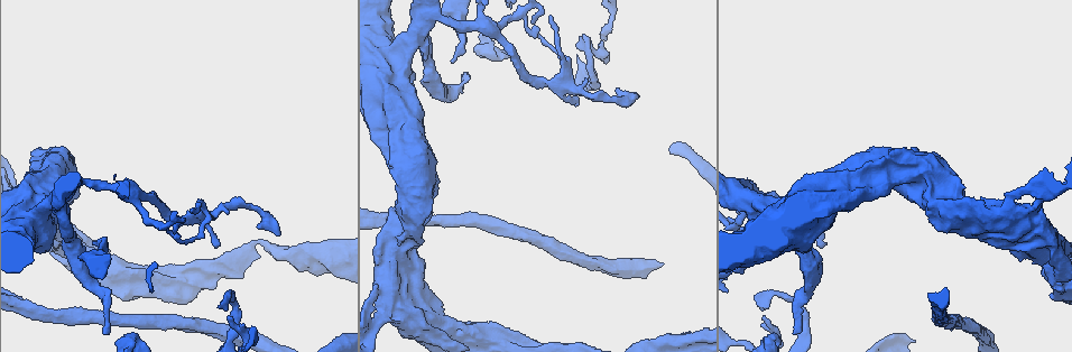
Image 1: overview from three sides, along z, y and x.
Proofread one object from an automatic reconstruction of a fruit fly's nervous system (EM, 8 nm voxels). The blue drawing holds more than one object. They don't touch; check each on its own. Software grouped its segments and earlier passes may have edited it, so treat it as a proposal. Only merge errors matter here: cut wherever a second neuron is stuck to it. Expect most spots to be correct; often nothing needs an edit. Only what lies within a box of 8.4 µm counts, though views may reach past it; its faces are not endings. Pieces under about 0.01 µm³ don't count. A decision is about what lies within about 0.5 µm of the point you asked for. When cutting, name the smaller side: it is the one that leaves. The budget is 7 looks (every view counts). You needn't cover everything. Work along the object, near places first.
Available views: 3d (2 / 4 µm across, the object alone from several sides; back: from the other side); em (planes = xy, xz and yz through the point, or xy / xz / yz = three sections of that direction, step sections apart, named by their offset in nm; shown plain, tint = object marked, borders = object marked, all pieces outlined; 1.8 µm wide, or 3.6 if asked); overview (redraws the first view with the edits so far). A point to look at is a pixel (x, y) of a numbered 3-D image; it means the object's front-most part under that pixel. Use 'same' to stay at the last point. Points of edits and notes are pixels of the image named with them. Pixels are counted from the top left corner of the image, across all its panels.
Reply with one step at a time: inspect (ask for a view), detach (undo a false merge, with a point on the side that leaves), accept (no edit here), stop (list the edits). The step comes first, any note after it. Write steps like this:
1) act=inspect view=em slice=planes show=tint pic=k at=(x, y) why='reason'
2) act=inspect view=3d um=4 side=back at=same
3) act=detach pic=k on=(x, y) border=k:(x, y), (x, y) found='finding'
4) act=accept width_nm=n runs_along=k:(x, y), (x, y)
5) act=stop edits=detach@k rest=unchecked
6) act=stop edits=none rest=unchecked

act=inspect view=em slice=planes show=tint pic=1 at=(773, 295) why='sharp bend'

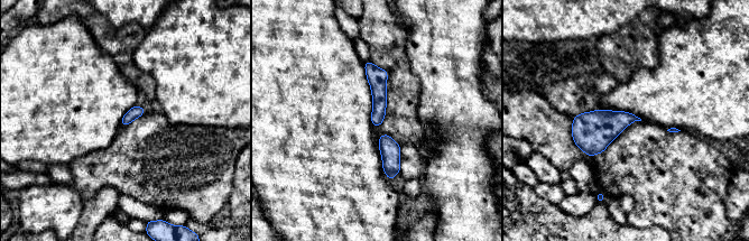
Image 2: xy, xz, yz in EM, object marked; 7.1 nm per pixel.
act=accept runs_along=2:(367, 65), (378, 84), (376, 123) found='one neuron here'

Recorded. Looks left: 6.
act=inspect view=em slice=planes show=plain pic=1 at=(741, 190) why='sharp bend'

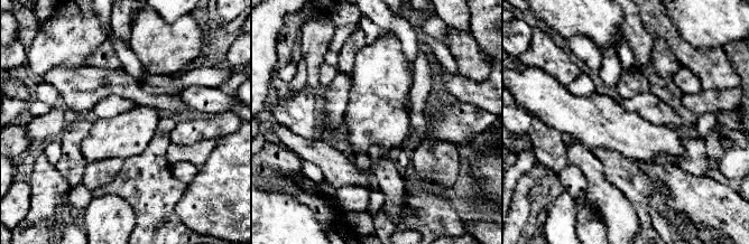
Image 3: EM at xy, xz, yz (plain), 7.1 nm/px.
act=inspect view=em slice=planes show=tint at=same why='where the object lies'

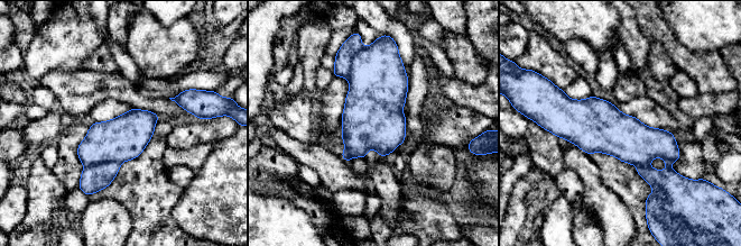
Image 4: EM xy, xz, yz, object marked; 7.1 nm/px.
act=detach pic=4 on=(93, 179) width_nm=320 border=4:(119, 162), (102, 162), (85, 166) found='a second neuron is stuck on'

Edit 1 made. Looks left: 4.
act=inspect view=3d um=4 pic=1 at=(927, 171) why='abrupt turn'

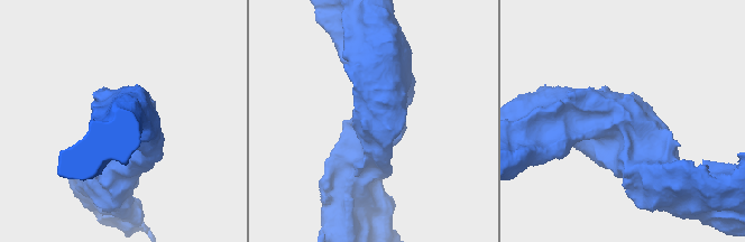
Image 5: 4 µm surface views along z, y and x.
act=inspect view=em um=3.6 slice=planes show=tint pic=5 at=(376, 121) why='shape alone is not enough'

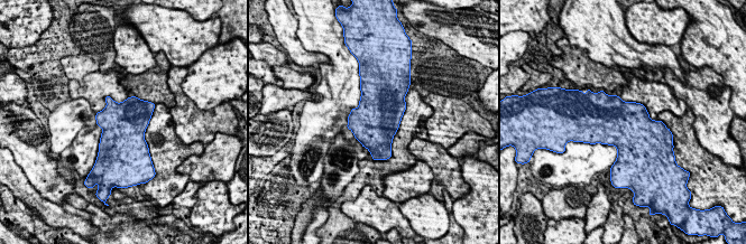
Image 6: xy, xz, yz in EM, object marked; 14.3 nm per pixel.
act=accept found='continuous, no second neuron'

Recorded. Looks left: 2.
act=stop edits=detach@4 rest=unchecked

